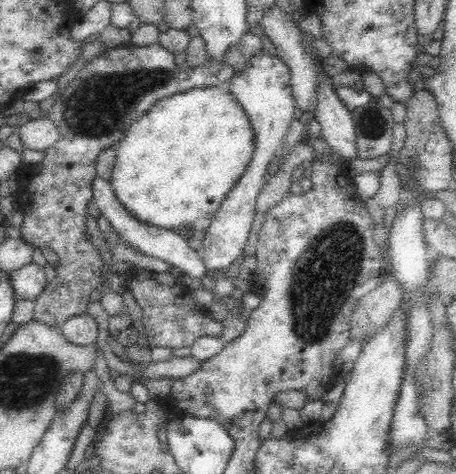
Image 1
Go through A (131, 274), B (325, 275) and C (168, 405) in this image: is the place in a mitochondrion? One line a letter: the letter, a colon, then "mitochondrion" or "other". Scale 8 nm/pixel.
A: other
B: mitochondrion
C: other

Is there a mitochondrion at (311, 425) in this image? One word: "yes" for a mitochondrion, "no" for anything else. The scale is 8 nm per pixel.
no

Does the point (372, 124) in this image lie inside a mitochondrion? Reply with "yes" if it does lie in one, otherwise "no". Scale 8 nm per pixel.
yes

